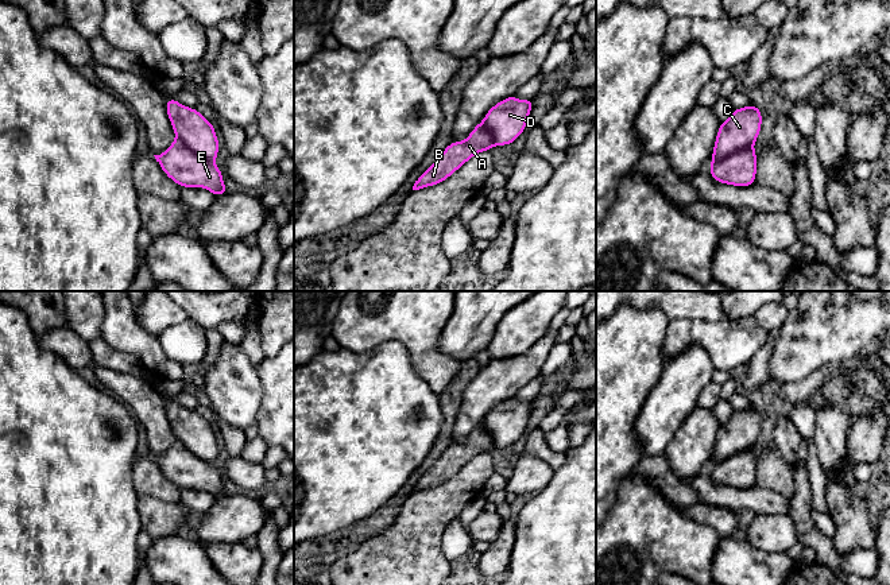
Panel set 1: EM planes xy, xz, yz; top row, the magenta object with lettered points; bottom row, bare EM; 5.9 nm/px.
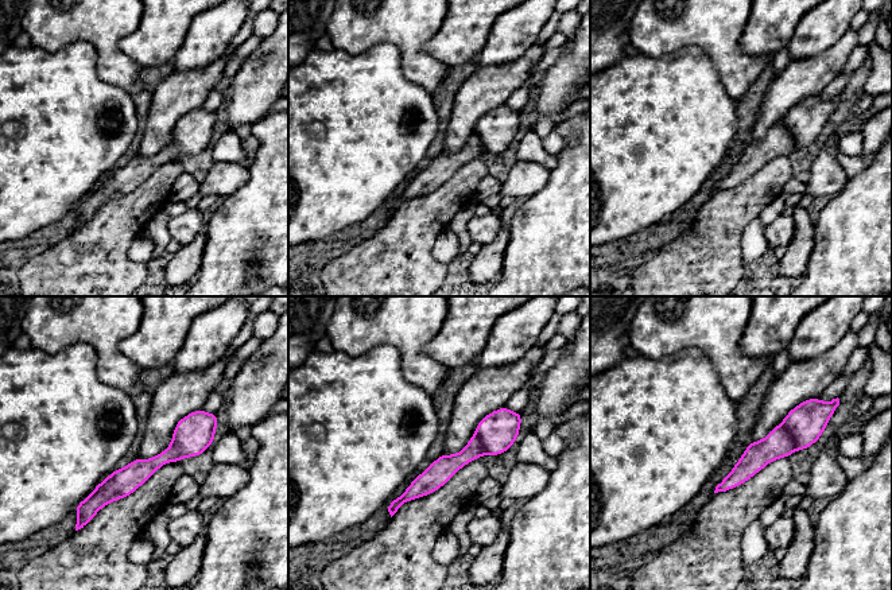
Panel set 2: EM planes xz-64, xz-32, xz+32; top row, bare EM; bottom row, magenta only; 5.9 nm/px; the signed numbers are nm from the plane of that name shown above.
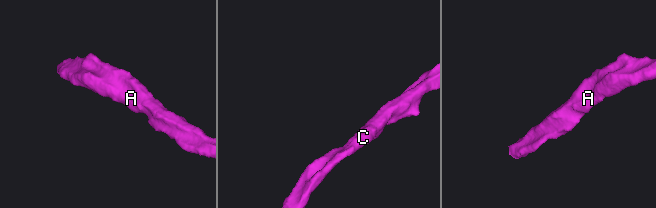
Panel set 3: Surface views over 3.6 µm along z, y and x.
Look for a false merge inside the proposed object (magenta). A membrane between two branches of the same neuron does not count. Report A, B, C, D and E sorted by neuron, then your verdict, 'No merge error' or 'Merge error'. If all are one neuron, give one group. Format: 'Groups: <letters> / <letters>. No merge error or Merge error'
Groups: A B C D E. No merge error

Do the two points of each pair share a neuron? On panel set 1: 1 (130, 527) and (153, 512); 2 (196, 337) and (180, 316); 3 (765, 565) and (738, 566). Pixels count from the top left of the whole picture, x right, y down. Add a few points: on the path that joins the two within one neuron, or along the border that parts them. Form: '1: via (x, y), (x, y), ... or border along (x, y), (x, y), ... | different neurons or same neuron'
1: border along (134, 489), (138, 496), (136, 511), (142, 529) | different neurons
2: border along (186, 317), (167, 326), (158, 336) | different neurons
3: via (758, 566), (745, 566) | same neuron

